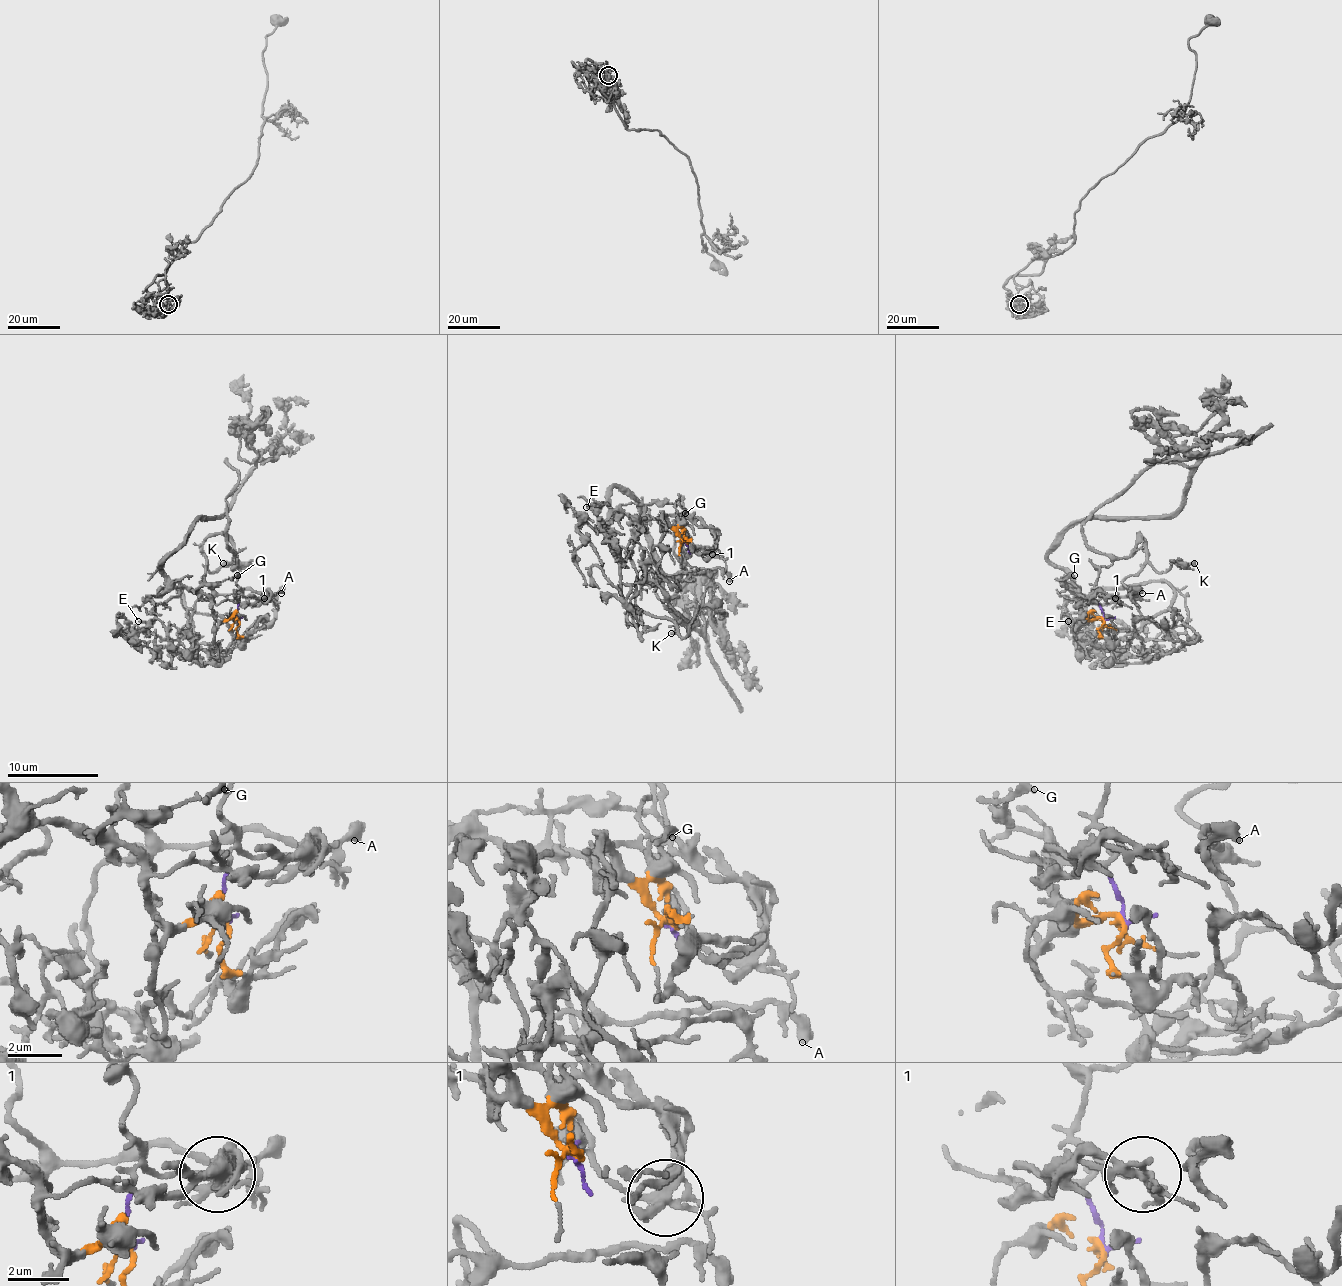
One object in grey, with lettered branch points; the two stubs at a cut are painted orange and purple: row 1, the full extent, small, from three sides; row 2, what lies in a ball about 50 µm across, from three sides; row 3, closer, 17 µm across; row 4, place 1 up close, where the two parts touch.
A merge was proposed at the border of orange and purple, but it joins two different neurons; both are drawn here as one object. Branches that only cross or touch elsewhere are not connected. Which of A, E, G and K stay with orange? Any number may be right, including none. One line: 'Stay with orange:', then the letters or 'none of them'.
Stay with orange: E, G

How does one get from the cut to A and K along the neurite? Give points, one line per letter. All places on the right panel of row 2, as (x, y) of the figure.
A: (1104, 620), (1099, 600), (1104, 595), (1115, 598), (1122, 604), (1134, 604), (1131, 595), (1143, 593)
K: (1104, 620), (1095, 582), (1099, 570), (1127, 557), (1140, 534), (1159, 573), (1177, 561), (1195, 564)

